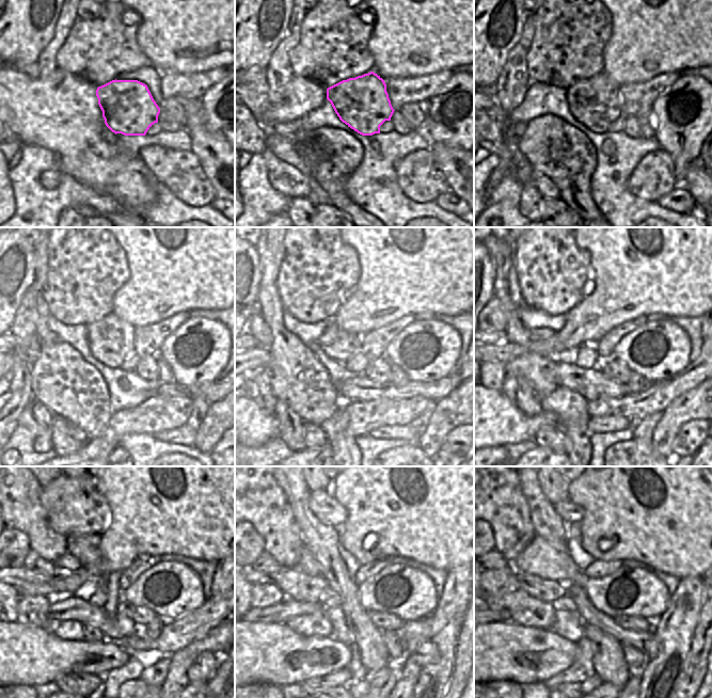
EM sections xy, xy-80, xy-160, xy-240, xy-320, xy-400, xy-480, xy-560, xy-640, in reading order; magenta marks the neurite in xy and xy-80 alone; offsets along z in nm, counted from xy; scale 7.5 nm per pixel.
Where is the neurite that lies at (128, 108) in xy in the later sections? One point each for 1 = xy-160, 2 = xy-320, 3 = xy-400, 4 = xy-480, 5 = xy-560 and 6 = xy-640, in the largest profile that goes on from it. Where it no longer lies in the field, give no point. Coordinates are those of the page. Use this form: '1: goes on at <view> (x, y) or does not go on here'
1: goes on at xy-160 (595, 102)
2: goes on at xy-320 (339, 345)
3: goes on at xy-400 (538, 333)
4: goes on at xy-480 (33, 561)
5: goes on at xy-560 (266, 562)
6: goes on at xy-640 (495, 560)

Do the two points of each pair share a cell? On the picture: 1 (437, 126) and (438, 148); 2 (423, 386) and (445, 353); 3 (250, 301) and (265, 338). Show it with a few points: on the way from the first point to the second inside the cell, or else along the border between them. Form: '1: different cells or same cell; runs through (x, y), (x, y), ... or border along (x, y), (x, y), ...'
1: different cells; border along (431, 141), (440, 141), (461, 149)
2: different cells; border along (449, 374), (436, 380), (410, 381)
3: different cells; border along (257, 310), (250, 318), (247, 329)

